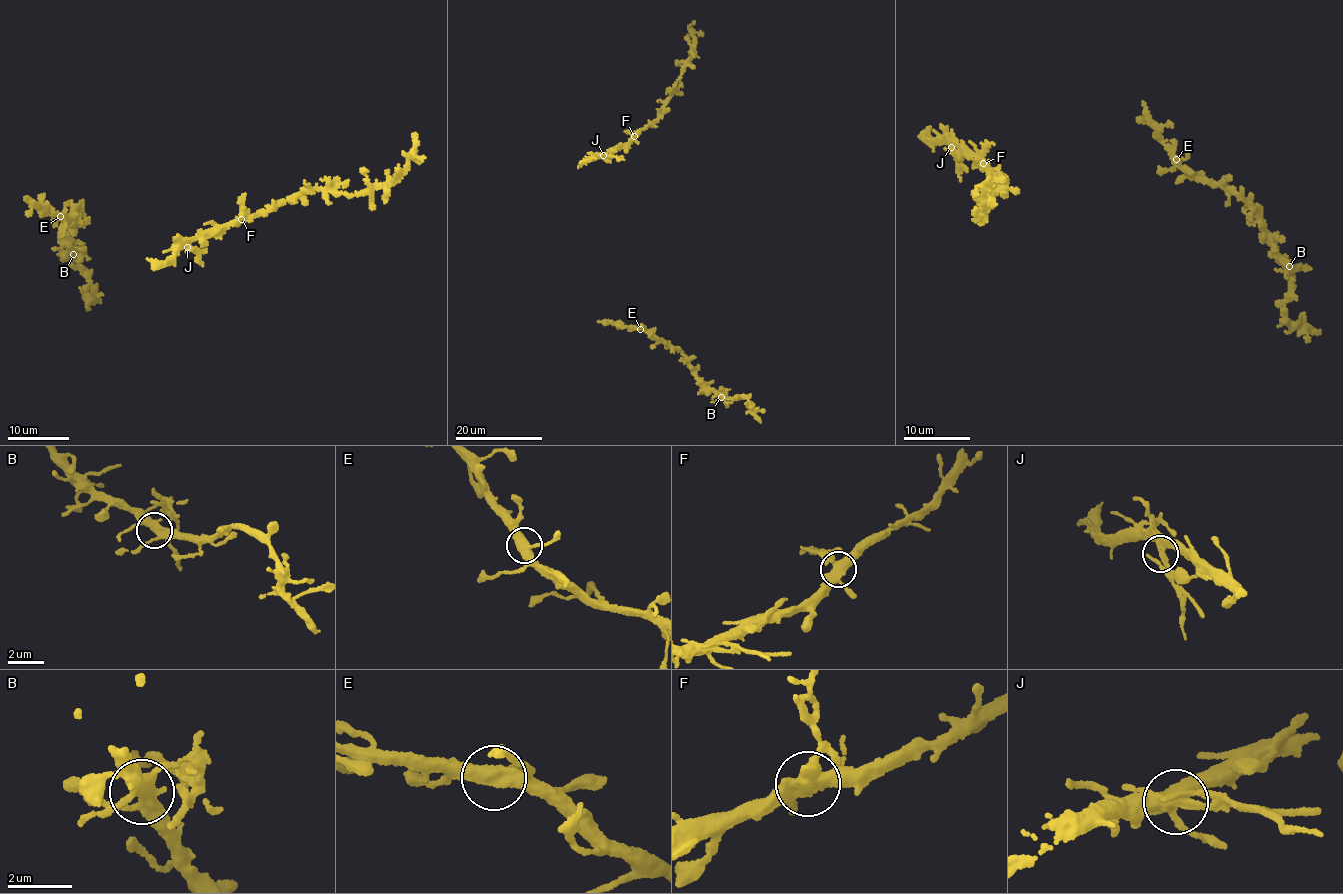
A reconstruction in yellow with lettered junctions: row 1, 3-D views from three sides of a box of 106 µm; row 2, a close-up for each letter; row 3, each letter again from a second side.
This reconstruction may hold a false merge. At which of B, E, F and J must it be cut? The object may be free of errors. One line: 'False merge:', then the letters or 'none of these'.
False merge: none of these

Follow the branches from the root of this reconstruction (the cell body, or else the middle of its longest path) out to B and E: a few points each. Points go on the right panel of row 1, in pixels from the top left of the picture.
B: (1144, 113), (1177, 163), (1204, 182), (1225, 186), (1258, 209), (1260, 225), (1274, 246), (1275, 256), (1289, 266)
E: (1144, 113), (1176, 159)

